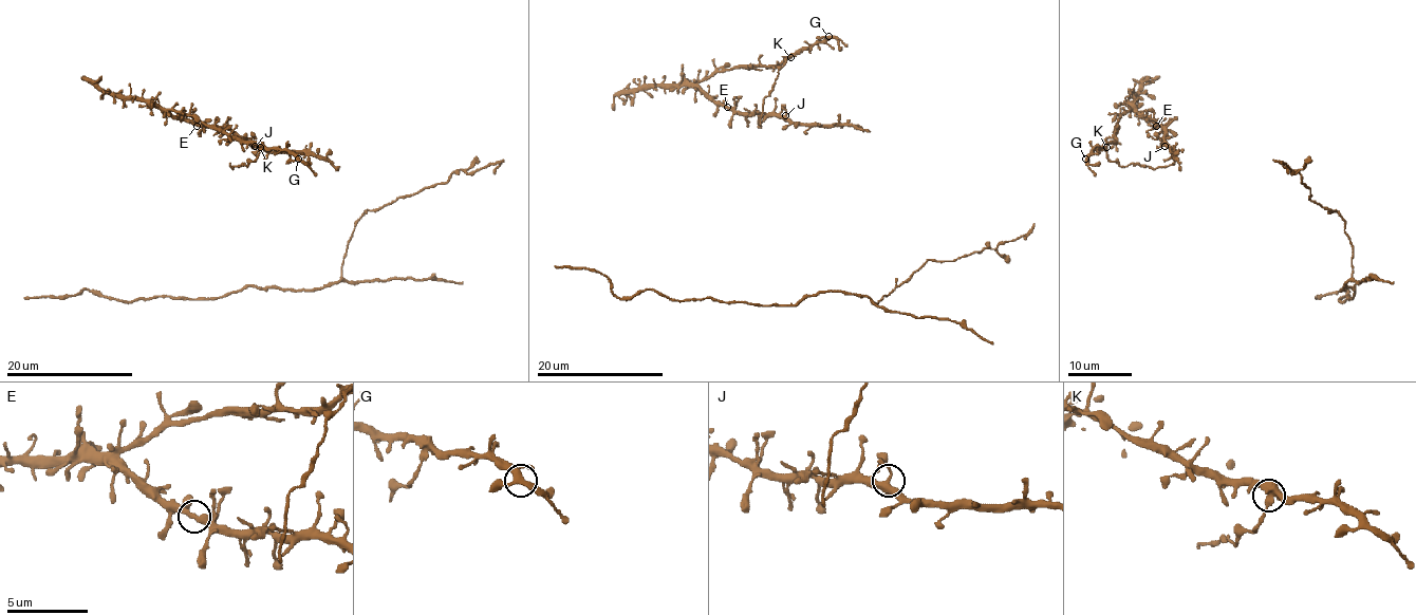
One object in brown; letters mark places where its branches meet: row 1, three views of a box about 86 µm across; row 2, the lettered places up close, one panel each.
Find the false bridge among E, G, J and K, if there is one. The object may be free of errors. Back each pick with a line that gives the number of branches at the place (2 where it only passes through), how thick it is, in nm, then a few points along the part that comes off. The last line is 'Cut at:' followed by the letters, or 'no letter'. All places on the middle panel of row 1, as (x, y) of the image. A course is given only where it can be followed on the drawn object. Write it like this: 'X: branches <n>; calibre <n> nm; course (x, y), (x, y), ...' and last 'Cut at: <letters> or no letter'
K: branches 3; calibre 400 nm; course (790, 56), (778, 71), (772, 90), (763, 99), (760, 125)
Cut at: K

